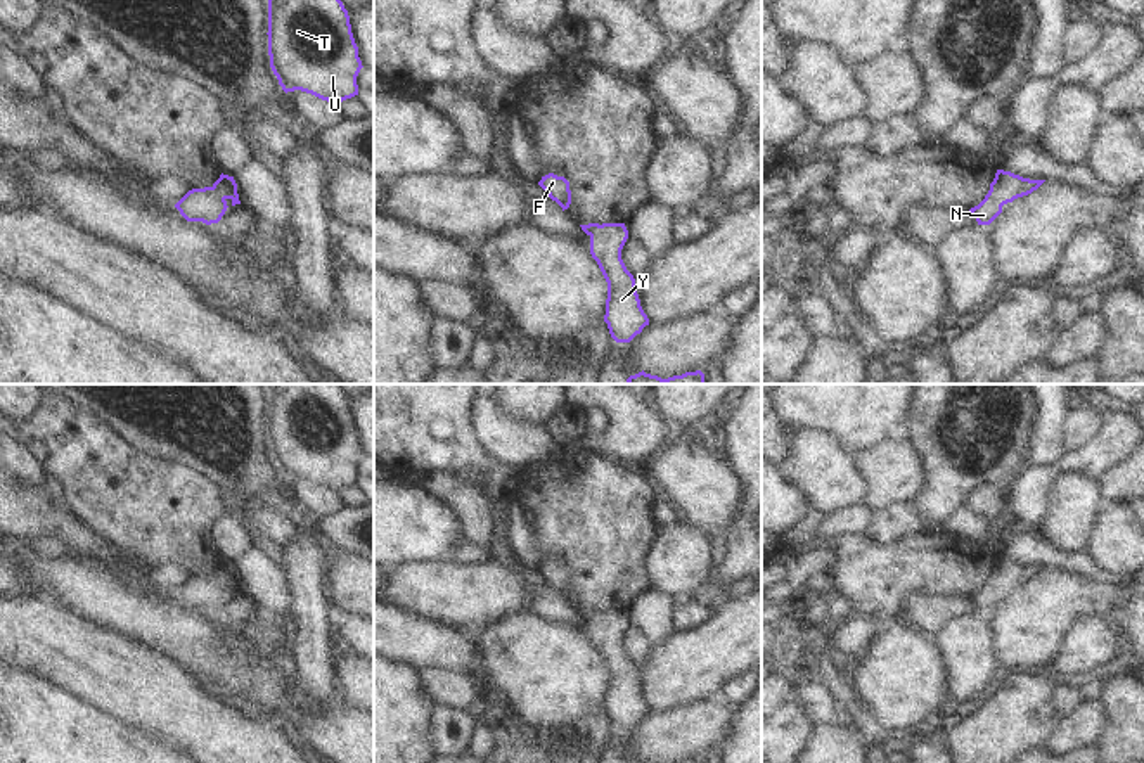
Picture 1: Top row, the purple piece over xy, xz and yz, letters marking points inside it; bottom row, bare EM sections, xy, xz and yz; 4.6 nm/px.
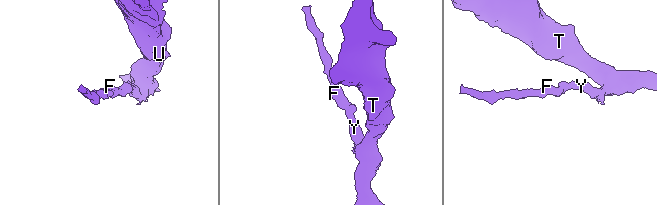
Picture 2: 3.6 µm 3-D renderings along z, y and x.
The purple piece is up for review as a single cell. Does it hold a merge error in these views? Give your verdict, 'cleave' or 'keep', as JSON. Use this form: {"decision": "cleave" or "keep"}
{"decision": "keep"}

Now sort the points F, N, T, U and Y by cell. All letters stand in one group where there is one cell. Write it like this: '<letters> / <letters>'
F N T U Y

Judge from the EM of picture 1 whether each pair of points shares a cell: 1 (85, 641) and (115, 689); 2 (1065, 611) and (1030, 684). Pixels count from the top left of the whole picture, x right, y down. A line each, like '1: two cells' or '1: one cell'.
1: one cell
2: two cells

